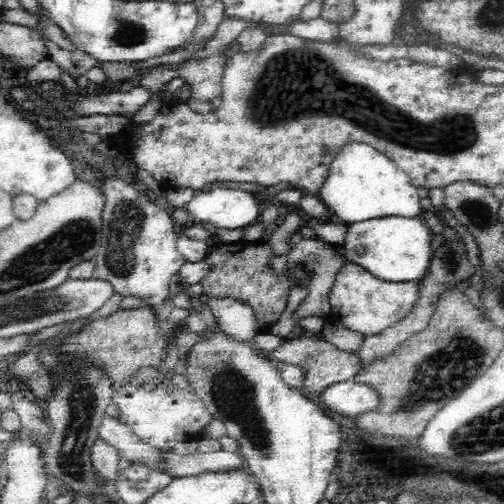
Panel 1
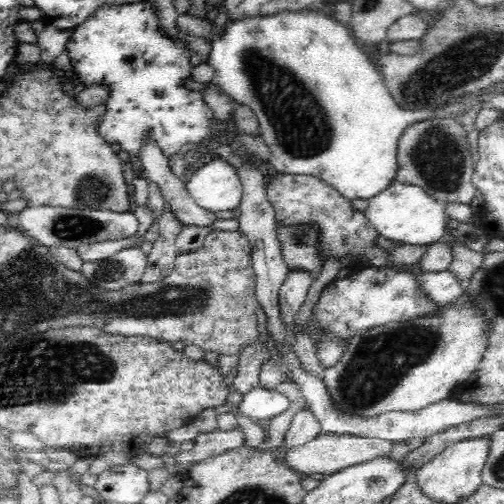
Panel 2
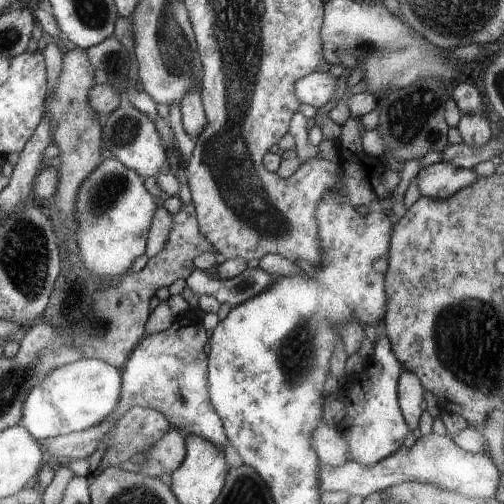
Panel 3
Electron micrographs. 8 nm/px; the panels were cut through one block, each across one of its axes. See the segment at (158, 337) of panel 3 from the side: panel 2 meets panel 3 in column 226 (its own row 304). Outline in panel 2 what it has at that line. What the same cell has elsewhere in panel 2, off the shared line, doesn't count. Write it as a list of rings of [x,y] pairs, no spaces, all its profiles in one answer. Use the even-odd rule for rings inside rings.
[[[450,270],[414,274],[414,278],[424,290],[424,294],[428,296],[428,300],[432,300],[440,308],[450,304],[454,298],[462,296],[464,290],[464,282],[460,282]]]

